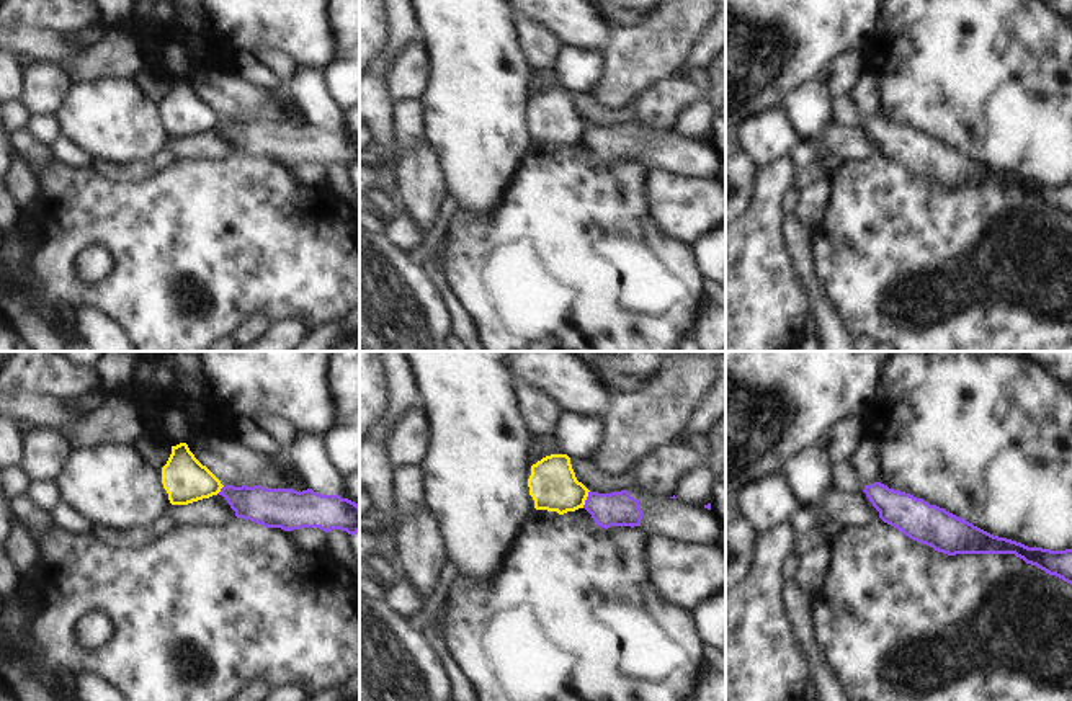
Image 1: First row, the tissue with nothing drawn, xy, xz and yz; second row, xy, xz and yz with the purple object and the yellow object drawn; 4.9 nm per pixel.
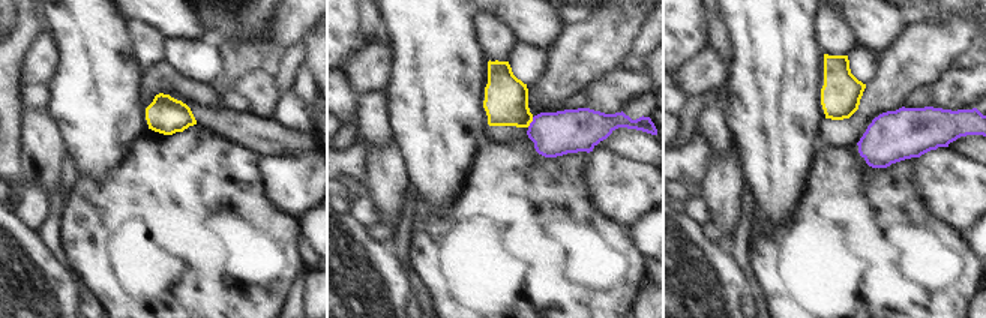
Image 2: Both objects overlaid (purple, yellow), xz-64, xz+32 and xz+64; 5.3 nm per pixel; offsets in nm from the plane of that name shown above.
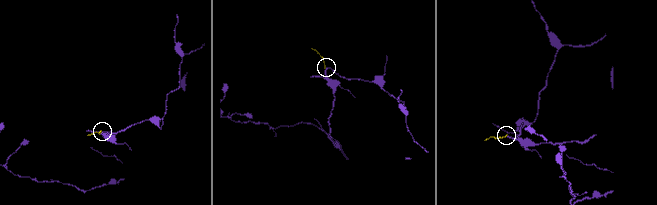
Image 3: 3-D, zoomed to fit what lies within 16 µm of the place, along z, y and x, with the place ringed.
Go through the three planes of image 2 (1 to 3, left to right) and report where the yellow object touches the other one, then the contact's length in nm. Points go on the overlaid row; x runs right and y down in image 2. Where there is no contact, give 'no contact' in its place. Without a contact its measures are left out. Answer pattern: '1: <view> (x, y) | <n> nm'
1: no contact
2: xz+32 (532, 122) | 70 nm
3: no contact

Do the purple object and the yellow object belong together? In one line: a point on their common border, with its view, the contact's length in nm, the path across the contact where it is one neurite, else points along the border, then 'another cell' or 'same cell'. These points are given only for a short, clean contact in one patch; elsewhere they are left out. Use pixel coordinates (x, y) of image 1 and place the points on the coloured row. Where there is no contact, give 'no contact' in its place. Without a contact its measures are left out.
meets purple in xz at (587, 499); contact 100 nm long; border along xz (590, 491), (582, 507); another cell

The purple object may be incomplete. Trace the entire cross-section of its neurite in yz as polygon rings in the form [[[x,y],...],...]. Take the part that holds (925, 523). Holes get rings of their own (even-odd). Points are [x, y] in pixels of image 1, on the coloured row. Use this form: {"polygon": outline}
{"polygon": [[[881,482],[866,485],[866,497],[879,511],[879,518],[910,539],[938,552],[956,554],[1015,554],[1072,585],[1072,549],[1051,551],[1028,547],[1021,542],[994,536],[972,523],[930,505],[923,498],[889,489]]]}

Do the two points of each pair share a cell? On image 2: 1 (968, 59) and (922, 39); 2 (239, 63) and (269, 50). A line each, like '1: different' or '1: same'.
1: different
2: same

